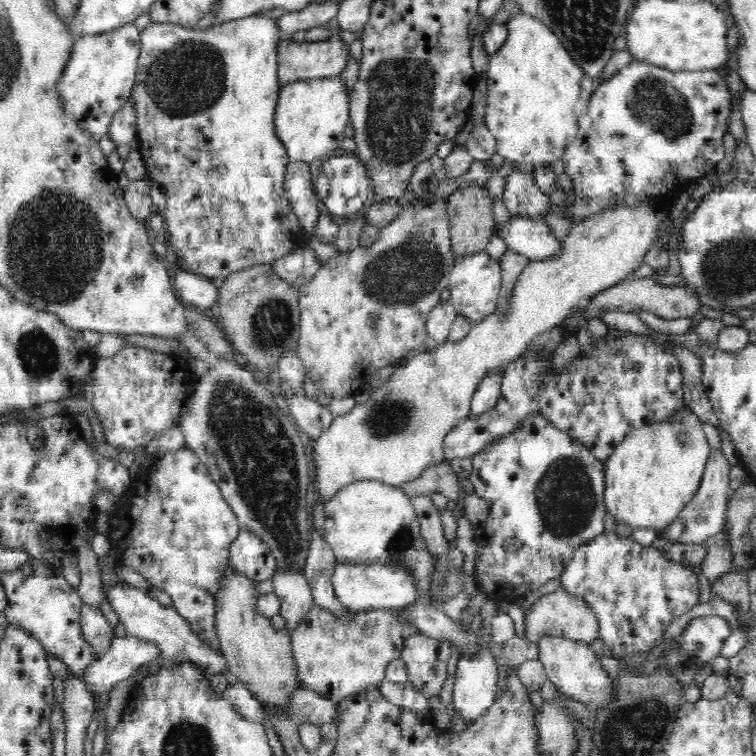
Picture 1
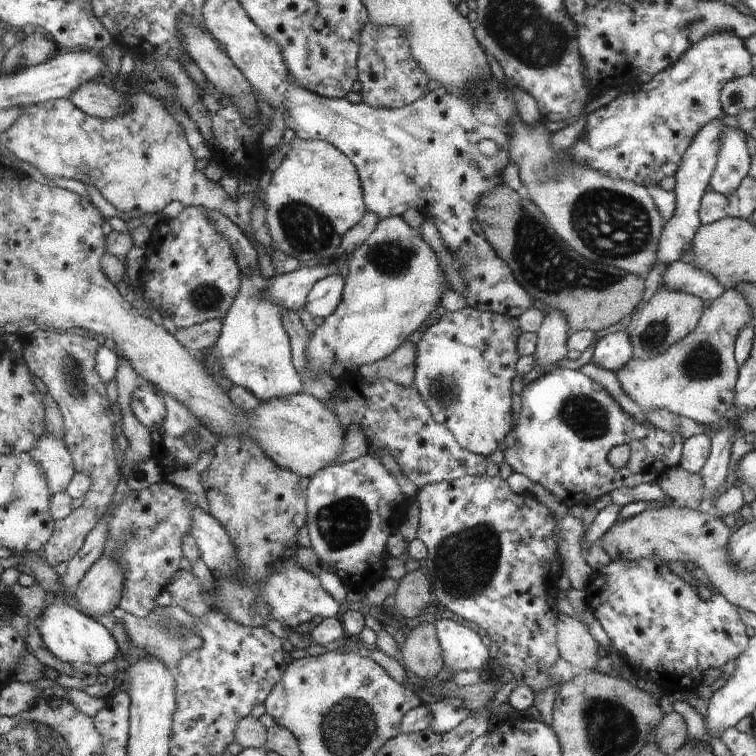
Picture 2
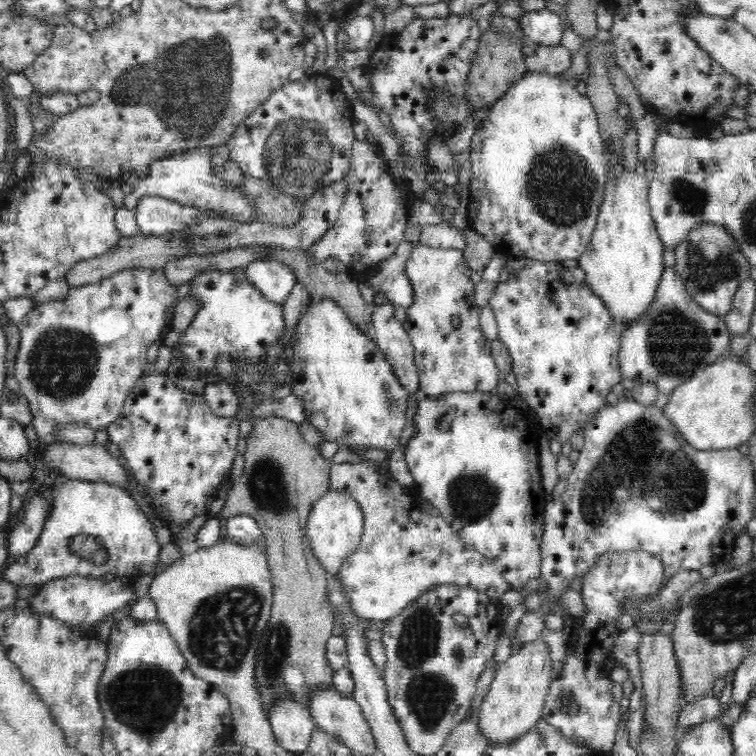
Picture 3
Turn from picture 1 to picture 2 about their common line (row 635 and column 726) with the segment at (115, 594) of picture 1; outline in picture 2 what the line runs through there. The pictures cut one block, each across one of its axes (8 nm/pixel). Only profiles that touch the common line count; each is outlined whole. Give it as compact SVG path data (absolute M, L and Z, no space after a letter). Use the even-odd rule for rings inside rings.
M727 127L722 134L716 167L710 178L710 186L716 193L735 194L744 178L748 176L750 156L746 148L746 133L740 128Z

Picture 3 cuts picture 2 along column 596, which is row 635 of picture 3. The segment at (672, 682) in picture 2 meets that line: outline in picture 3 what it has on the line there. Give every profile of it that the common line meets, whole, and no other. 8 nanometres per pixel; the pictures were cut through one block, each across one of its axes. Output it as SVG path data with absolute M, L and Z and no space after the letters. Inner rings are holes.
M646 552L606 553L596 561L592 572L583 578L580 594L586 612L580 617L582 622L576 628L572 628L566 645L566 658L562 660L561 673L549 686L542 716L542 719L547 720L548 724L552 724L552 727L557 728L564 736L574 737L578 744L593 751L613 750L616 732L621 722L621 704L614 700L613 681L610 679L610 672L619 665L614 657L614 645L623 632L617 621L627 612L625 606L630 605L630 600L640 603L655 600L664 588L664 582L665 569L662 559L659 555Z

